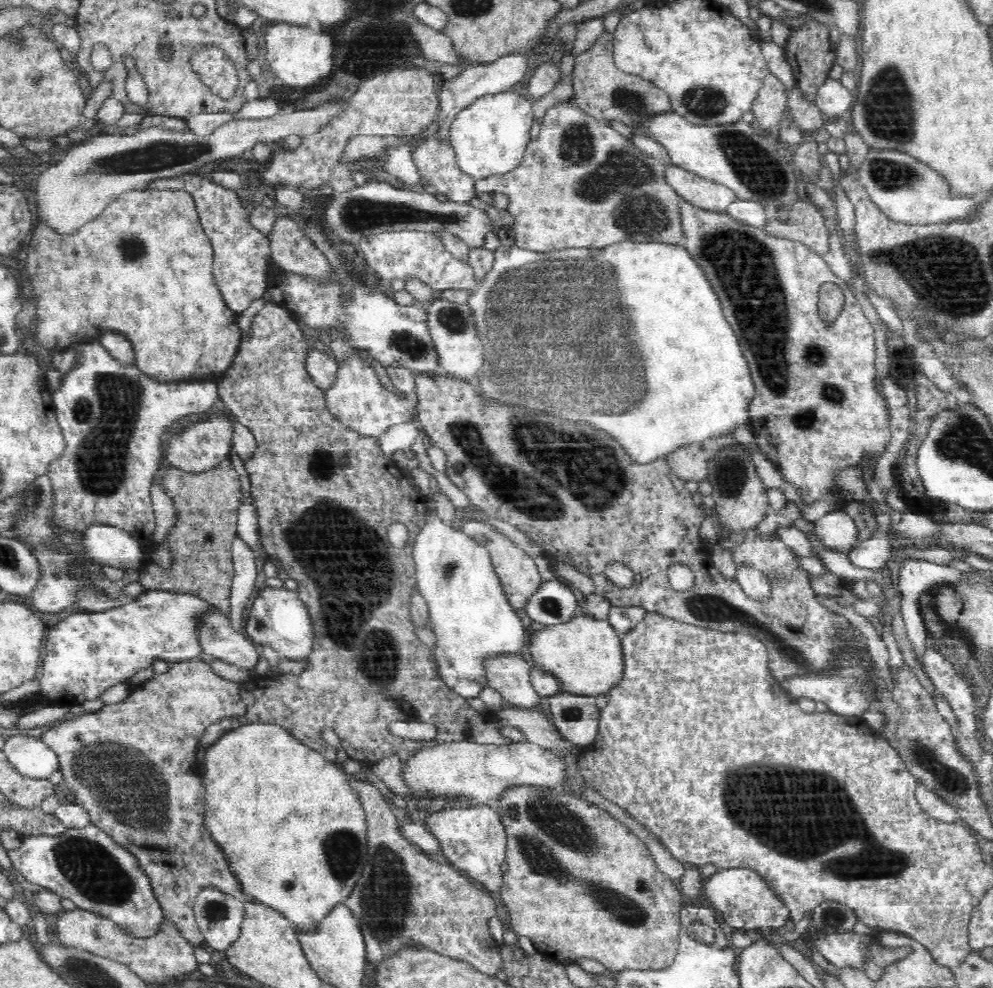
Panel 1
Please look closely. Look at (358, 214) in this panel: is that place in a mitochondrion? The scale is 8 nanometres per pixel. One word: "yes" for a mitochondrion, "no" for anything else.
yes

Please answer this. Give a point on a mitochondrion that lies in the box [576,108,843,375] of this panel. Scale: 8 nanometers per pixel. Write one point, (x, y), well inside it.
(759, 172)

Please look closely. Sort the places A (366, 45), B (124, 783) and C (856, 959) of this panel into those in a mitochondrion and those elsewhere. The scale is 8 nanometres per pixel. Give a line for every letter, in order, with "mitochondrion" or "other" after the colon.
A: mitochondrion
B: mitochondrion
C: other

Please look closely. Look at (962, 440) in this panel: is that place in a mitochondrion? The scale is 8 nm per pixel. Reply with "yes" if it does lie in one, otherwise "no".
yes

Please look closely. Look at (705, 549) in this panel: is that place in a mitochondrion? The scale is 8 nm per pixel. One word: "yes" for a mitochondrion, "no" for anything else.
no

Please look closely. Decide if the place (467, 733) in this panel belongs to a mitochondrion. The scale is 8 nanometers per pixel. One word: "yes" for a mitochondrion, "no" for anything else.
no

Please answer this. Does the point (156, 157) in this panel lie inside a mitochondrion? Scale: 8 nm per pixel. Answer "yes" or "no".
yes

